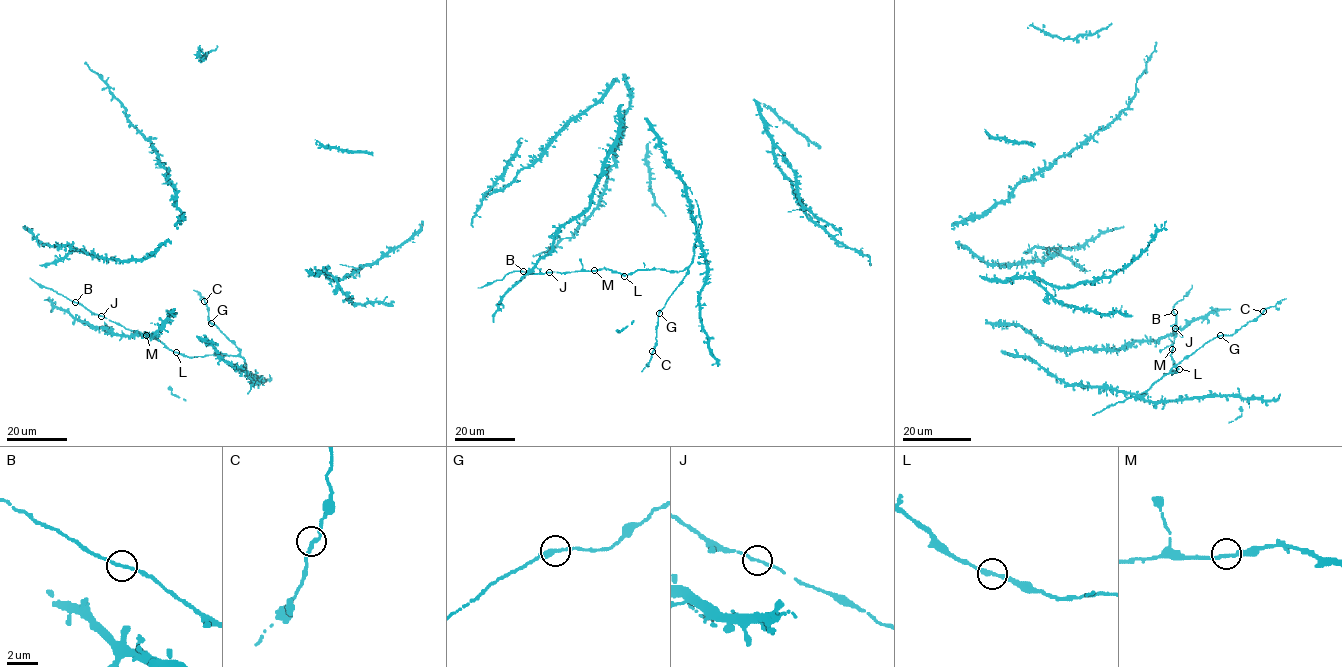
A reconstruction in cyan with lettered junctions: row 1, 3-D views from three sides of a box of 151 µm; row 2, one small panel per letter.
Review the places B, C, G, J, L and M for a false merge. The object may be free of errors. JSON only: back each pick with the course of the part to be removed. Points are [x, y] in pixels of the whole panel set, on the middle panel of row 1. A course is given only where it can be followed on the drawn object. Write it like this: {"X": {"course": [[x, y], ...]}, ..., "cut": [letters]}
{"cut": []}

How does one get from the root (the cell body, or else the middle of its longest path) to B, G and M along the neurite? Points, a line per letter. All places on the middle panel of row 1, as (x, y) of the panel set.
B: (548, 272), (523, 272)
G: (548, 272), (608, 269), (628, 275), (637, 270), (679, 272), (687, 269), (688, 273), (659, 313)
M: (548, 272), (594, 270)

